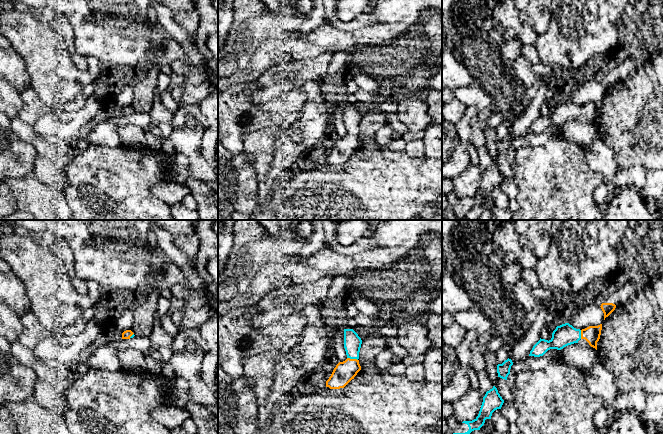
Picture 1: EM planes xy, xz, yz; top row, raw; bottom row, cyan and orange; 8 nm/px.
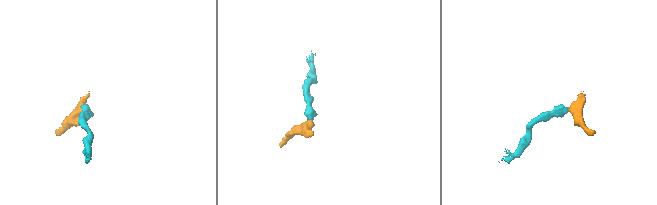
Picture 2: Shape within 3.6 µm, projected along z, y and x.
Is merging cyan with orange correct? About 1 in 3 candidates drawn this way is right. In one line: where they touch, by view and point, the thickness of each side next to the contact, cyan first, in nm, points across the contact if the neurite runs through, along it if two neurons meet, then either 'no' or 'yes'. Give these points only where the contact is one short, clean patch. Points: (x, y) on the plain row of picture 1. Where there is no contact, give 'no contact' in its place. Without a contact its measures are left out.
xz (352, 134) | 140/170 nm | across xz (352, 118), (352, 134), (351, 141), (344, 148) | yes

